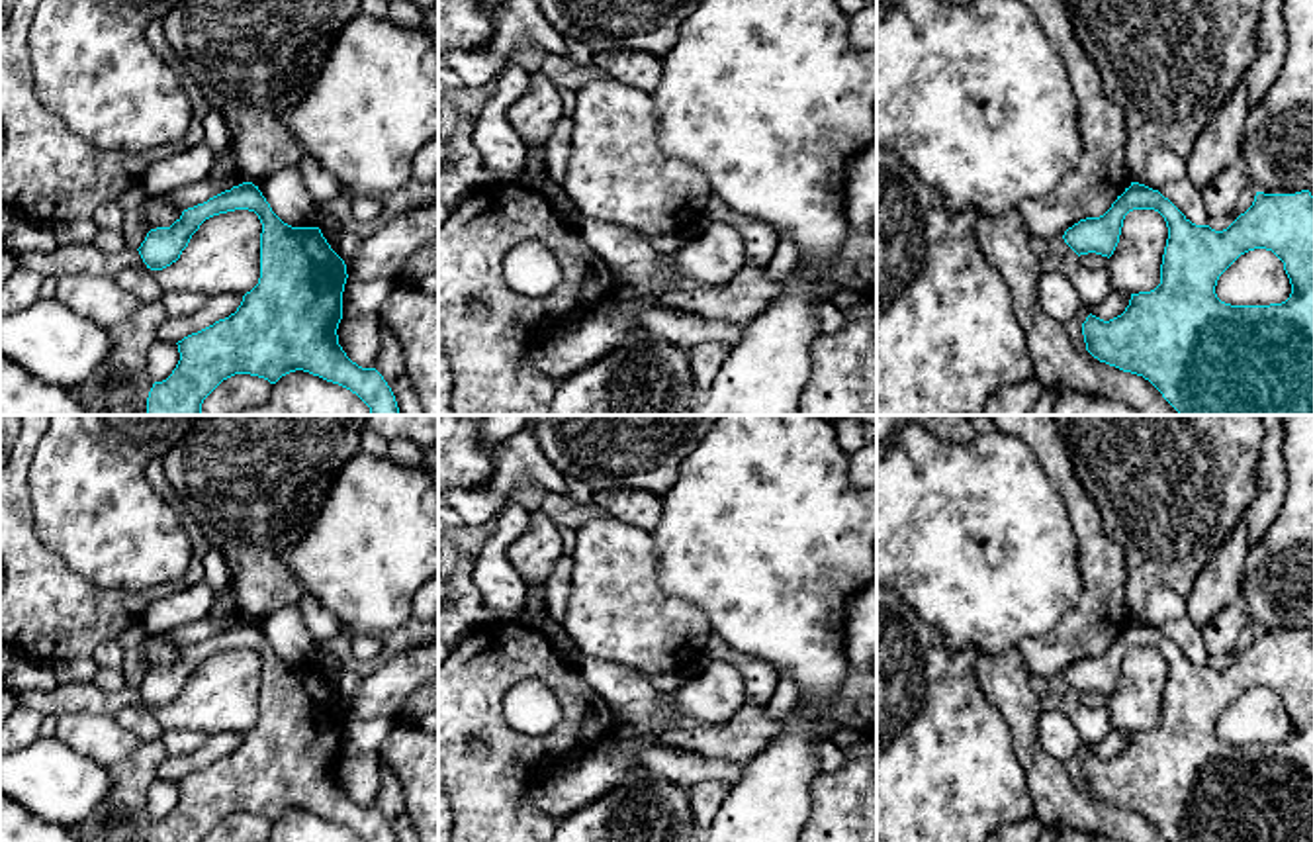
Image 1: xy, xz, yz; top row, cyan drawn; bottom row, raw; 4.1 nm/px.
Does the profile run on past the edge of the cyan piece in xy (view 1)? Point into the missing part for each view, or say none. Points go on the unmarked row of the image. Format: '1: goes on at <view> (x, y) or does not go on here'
1: does not go on here

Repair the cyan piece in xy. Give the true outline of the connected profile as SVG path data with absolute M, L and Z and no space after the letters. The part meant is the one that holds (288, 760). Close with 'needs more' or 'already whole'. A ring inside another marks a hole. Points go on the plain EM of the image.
M243 621L184 648L170 666L151 668L137 689L147 707L162 709L180 697L205 658L235 648L254 650L262 662L258 723L243 734L235 752L176 781L180 799L166 819L153 822L147 842L204 842L223 819L235 813L250 813L276 822L295 809L339 822L364 842L397 842L384 815L376 807L352 801L339 783L337 768L348 717L344 699L331 687L319 666L284 662L252 621Z | already whole

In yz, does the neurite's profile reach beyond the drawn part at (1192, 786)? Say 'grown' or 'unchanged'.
unchanged

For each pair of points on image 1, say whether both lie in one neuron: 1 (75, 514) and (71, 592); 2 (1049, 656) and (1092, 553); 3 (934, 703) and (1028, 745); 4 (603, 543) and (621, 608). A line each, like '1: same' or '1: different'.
1: different
2: same
3: different
4: same

